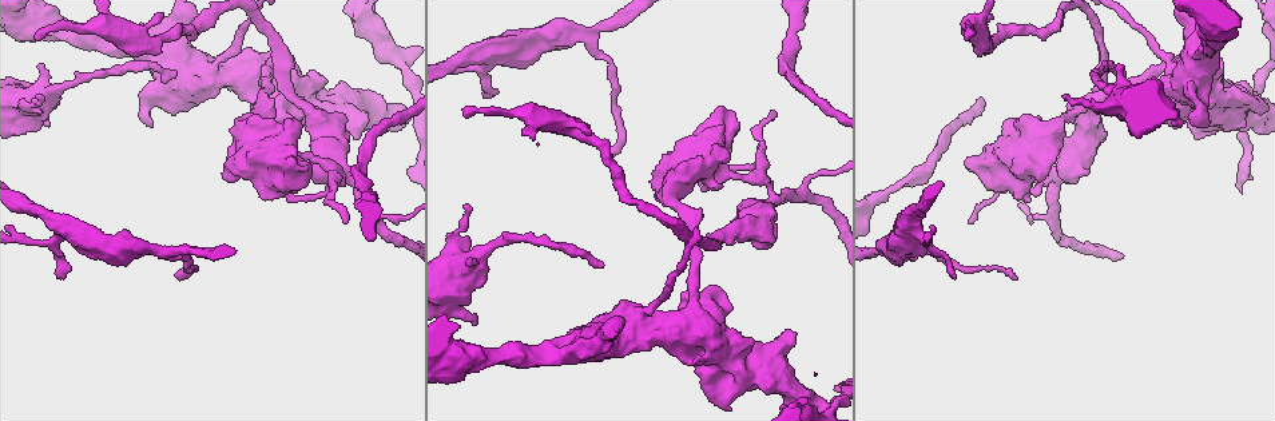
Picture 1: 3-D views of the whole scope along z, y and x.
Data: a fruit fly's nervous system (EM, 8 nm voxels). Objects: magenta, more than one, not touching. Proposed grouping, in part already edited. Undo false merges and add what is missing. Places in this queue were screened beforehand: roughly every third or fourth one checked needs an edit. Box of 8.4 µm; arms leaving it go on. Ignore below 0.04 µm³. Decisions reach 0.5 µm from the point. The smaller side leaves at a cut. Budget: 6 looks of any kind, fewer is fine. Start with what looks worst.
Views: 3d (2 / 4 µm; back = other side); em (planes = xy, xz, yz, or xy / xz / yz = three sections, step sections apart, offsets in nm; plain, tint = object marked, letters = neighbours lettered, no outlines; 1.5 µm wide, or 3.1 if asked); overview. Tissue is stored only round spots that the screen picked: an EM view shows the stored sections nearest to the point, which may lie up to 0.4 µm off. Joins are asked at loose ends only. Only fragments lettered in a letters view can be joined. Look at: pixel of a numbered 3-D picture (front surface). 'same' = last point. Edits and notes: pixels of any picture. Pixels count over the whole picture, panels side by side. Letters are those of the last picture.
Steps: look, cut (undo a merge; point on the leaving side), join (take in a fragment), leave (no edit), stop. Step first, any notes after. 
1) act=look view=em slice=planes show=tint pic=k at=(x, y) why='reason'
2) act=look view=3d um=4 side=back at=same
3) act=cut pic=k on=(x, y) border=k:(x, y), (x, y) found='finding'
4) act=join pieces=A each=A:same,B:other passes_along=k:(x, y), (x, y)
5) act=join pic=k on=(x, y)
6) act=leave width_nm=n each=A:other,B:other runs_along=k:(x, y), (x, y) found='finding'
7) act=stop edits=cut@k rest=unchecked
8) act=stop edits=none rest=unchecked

act=look view=em slice=planes show=letters pic=1 at=(465, 208) why='tapers out'

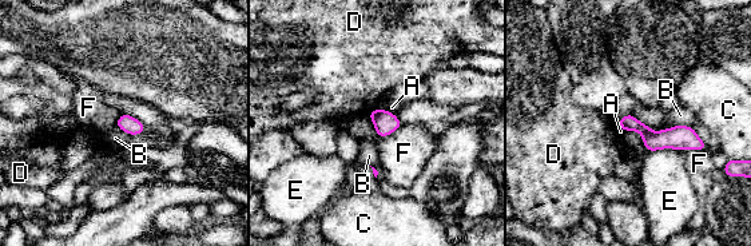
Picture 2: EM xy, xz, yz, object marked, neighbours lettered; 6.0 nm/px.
act=leave width_nm=110 each=A:other,B:other,C:other,D:other,E:other,F:other runs_along=2:(623, 120), (652, 139), (702, 146) found='none of them fits'

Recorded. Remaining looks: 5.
act=look view=em slice=planes show=letters pic=1 at=(169, 112) why='thick end'

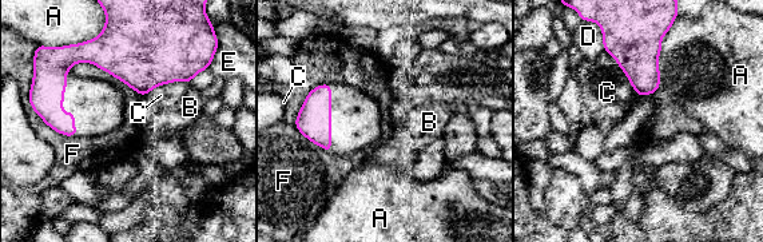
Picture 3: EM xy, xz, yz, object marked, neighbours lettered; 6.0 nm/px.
act=leave longest_contact=A:420nm each=A:other,B:other,C:other,D:other,E:other,F:other border=3:(330, 83), (316, 86), (297, 116) found='none of them fits'

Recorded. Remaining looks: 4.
act=look view=3d um=4 pic=1 at=(1056, 129) why='sudden change in width'

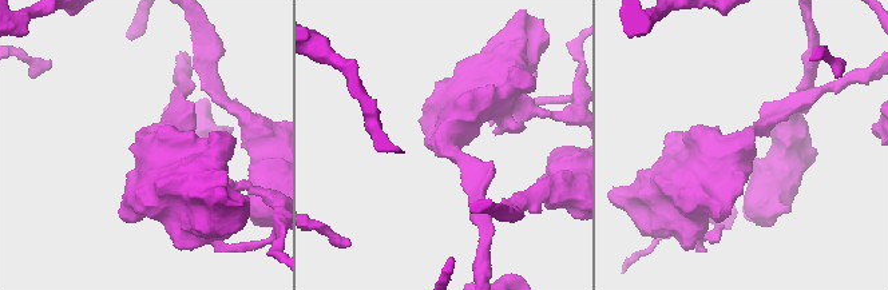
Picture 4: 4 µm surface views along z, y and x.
act=look view=em slice=planes show=letters pic=4 at=(448, 145) arm_widths_nm=160,550 why='now the EM'

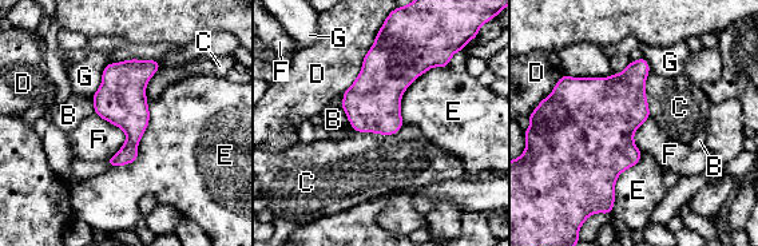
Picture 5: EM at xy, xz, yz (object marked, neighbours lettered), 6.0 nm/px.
act=leave each=B:other,C:other,D:other,E:other,F:other,G:other border=5:(94, 112), (126, 137), (107, 161) found='one neuron here'

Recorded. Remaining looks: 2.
act=stop edits=none rest=unchecked

